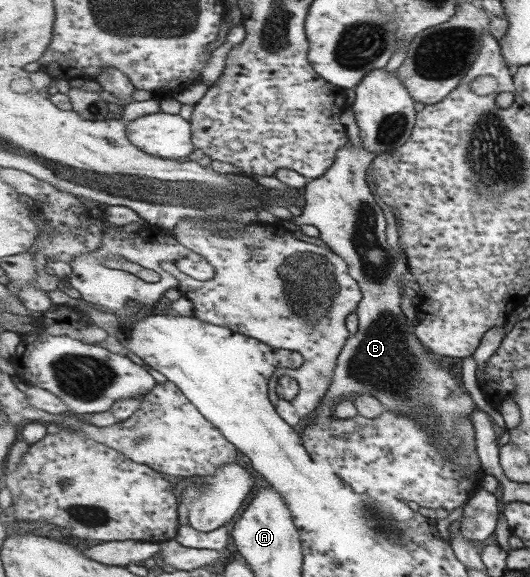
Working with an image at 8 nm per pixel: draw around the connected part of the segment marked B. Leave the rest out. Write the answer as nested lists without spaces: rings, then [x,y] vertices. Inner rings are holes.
[[[349,142],[338,151],[336,162],[328,172],[320,178],[312,179],[307,184],[304,189],[307,203],[302,208],[302,214],[294,217],[296,225],[311,224],[319,229],[318,237],[347,262],[349,274],[358,282],[363,293],[363,300],[357,309],[359,329],[348,339],[348,343],[342,349],[333,383],[324,397],[324,406],[334,409],[336,403],[348,398],[348,394],[375,396],[388,408],[388,411],[414,414],[418,422],[428,426],[430,434],[436,440],[434,444],[438,450],[447,450],[447,447],[449,450],[463,450],[464,440],[457,431],[457,425],[463,418],[471,418],[471,415],[477,411],[476,402],[474,398],[467,396],[468,393],[464,392],[464,388],[458,384],[454,374],[446,372],[440,366],[437,355],[420,342],[416,336],[414,324],[408,321],[402,308],[402,276],[409,273],[409,260],[406,257],[400,258],[400,254],[394,252],[392,246],[388,244],[388,234],[386,234],[388,222],[386,222],[384,210],[374,200],[374,194],[366,182],[368,168],[376,157],[376,153]],[[439,430],[443,430],[442,436],[438,434]]]

